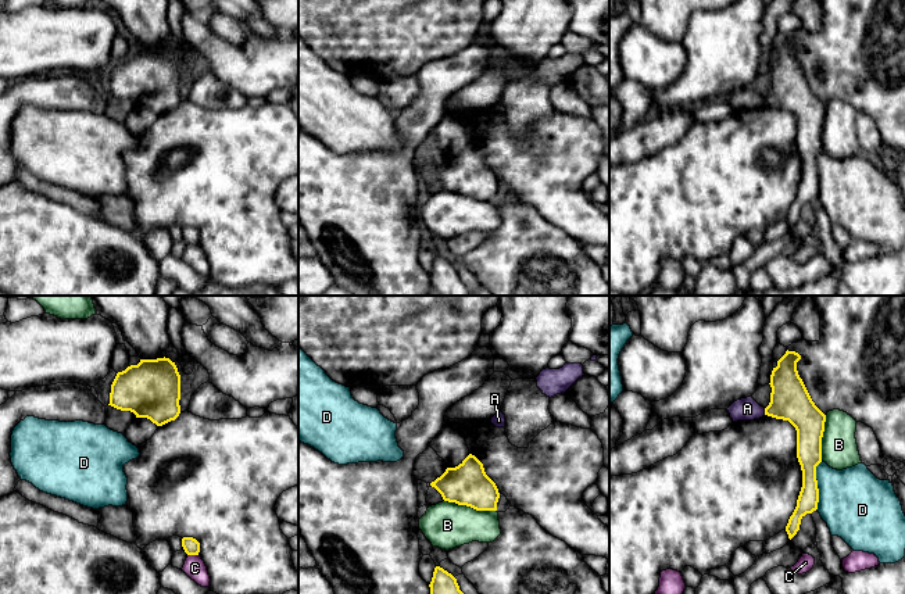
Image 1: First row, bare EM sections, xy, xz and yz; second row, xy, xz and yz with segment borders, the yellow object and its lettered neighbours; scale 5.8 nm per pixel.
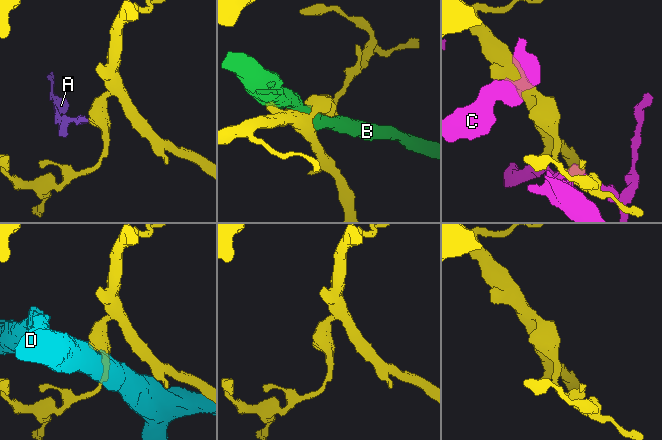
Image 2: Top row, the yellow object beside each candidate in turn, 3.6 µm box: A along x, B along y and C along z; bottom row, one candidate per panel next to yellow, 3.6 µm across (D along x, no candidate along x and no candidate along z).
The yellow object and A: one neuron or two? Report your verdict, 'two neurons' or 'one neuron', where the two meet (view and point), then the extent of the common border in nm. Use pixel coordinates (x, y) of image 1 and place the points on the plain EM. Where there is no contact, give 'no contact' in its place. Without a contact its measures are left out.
two neurons; meets yellow in yz at (765, 100); contact 40 nm long

